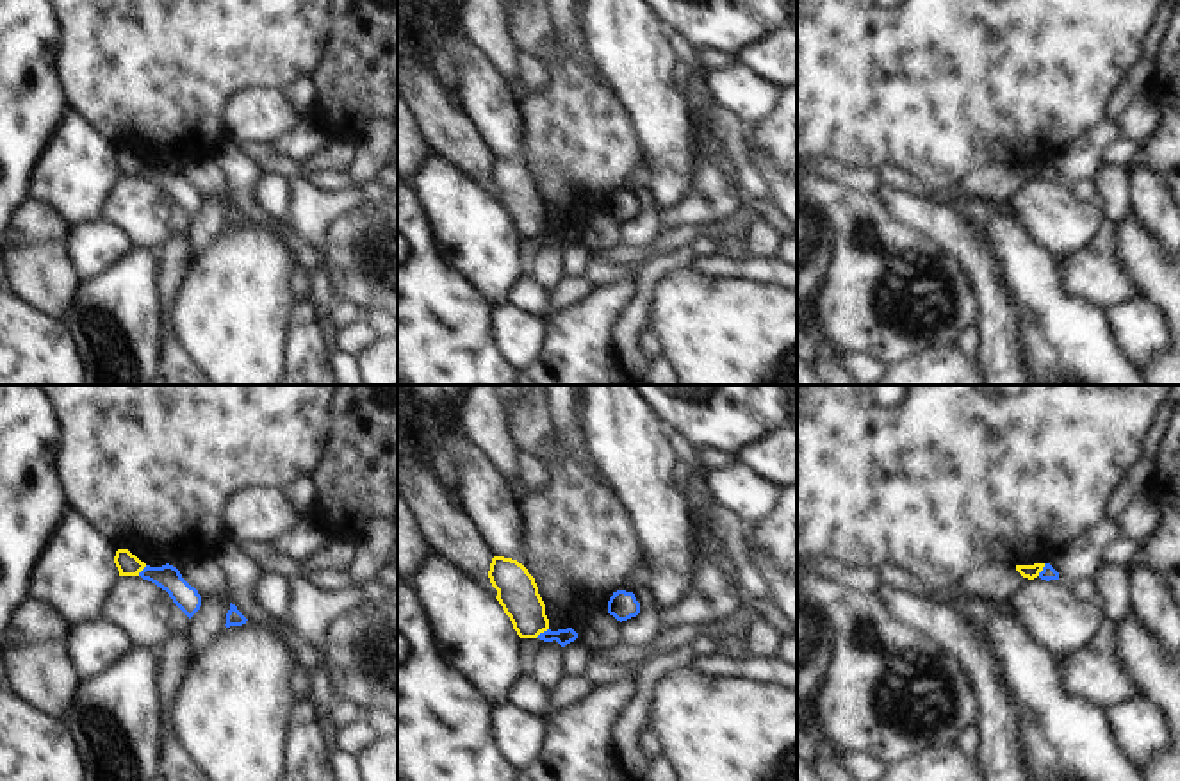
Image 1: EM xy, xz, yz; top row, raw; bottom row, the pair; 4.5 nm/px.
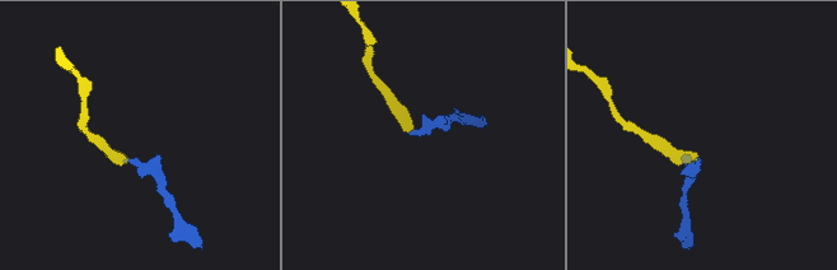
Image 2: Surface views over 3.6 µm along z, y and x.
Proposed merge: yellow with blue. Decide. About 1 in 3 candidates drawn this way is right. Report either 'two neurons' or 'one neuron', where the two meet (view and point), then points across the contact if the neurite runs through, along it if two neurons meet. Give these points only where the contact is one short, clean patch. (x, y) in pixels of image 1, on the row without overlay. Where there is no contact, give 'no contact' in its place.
two neurons | xz (540, 232) | along xz (548, 229), (535, 238)

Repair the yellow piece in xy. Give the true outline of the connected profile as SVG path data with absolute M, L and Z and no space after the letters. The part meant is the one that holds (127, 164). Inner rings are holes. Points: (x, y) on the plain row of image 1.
M118 150L114 157L114 164L119 171L119 177L139 177L139 173L146 168L135 155L128 150Z

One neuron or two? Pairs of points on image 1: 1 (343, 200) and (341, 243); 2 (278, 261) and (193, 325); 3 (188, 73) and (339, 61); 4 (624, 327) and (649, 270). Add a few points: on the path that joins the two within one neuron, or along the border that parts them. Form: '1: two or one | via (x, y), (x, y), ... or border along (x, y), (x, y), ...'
1: two | border along (364, 200), (330, 223), (319, 250)
2: one | via (257, 271), (214, 314)
3: two | border along (330, 22), (325, 52), (319, 65), (309, 75)
4: one | via (637, 312), (644, 284)

